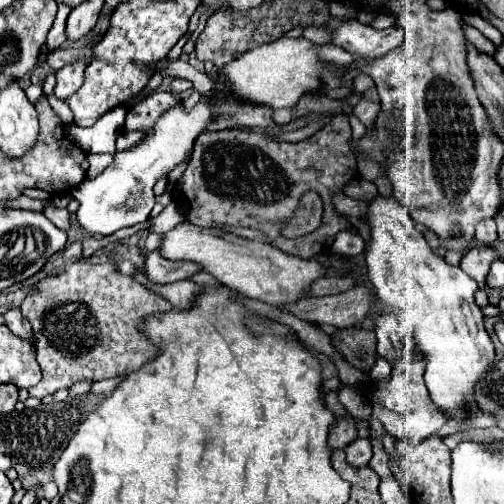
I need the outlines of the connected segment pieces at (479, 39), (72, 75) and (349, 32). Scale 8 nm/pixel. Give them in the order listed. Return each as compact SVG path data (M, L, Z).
M462 23L466 39L474 44L474 46L481 52L486 53L492 57L495 56L495 45L487 39L478 29Z
M76 60L72 64L66 64L64 68L60 68L56 72L56 90L54 94L62 100L66 100L68 96L72 96L82 84L84 84L84 70L86 70L86 62L84 60Z
M340 18L328 20L328 32L336 46L350 50L352 54L358 54L362 58L384 56L396 46L400 46L404 40L402 28L376 30L366 24L360 24L358 20L340 20Z

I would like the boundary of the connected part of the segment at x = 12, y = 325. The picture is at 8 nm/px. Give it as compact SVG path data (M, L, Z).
M20 308L8 310L8 312L4 314L4 322L6 322L6 326L8 326L14 334L18 334L20 338L32 340L32 326L30 326L30 322L20 314Z

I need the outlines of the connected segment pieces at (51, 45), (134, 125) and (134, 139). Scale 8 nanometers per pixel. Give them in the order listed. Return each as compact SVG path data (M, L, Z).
M60 4L56 20L54 20L54 26L48 32L48 40L46 40L48 50L56 50L56 48L60 48L66 42L66 18L68 18L70 10L72 10L70 6Z
M154 90L146 100L142 100L140 104L136 104L128 110L124 128L150 132L154 128L156 120L178 102L180 102L180 96L174 96L174 94L164 92L164 90Z
M122 132L120 138L116 140L116 148L118 148L118 150L126 150L126 148L138 144L142 138L144 138L142 132Z

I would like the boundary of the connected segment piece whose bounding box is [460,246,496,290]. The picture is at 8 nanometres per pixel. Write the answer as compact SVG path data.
M490 246L472 248L468 254L464 254L464 258L460 262L460 268L464 272L468 272L478 282L480 290L488 290L486 274L488 274L488 268L490 268L494 258L496 258L496 254L494 254L494 250Z

